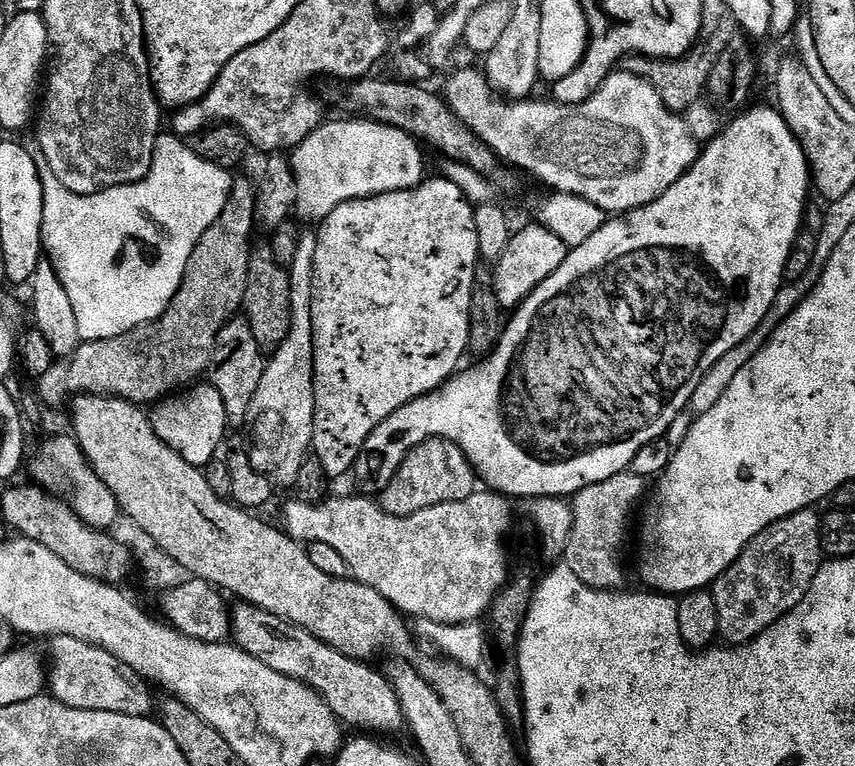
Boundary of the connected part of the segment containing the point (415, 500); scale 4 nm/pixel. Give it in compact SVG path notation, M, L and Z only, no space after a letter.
M427 440L404 460L391 486L378 500L392 516L412 516L434 506L462 502L478 490L478 473L468 460L468 453L453 440Z

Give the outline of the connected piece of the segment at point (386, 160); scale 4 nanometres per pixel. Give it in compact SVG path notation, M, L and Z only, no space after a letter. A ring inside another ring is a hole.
M367 118L340 119L344 120L321 123L291 153L293 173L304 172L308 180L320 180L324 188L332 188L332 196L348 196L351 200L366 199L364 192L381 196L424 183L424 156L416 137L403 128L392 128Z

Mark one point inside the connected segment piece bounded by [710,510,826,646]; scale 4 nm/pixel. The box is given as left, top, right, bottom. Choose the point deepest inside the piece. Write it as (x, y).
(771, 577)

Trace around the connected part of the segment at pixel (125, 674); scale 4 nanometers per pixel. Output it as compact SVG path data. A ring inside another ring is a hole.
M53 636L52 643L52 699L78 710L121 712L127 716L134 710L148 710L152 696L145 677L139 676L128 664L98 645L68 636Z

